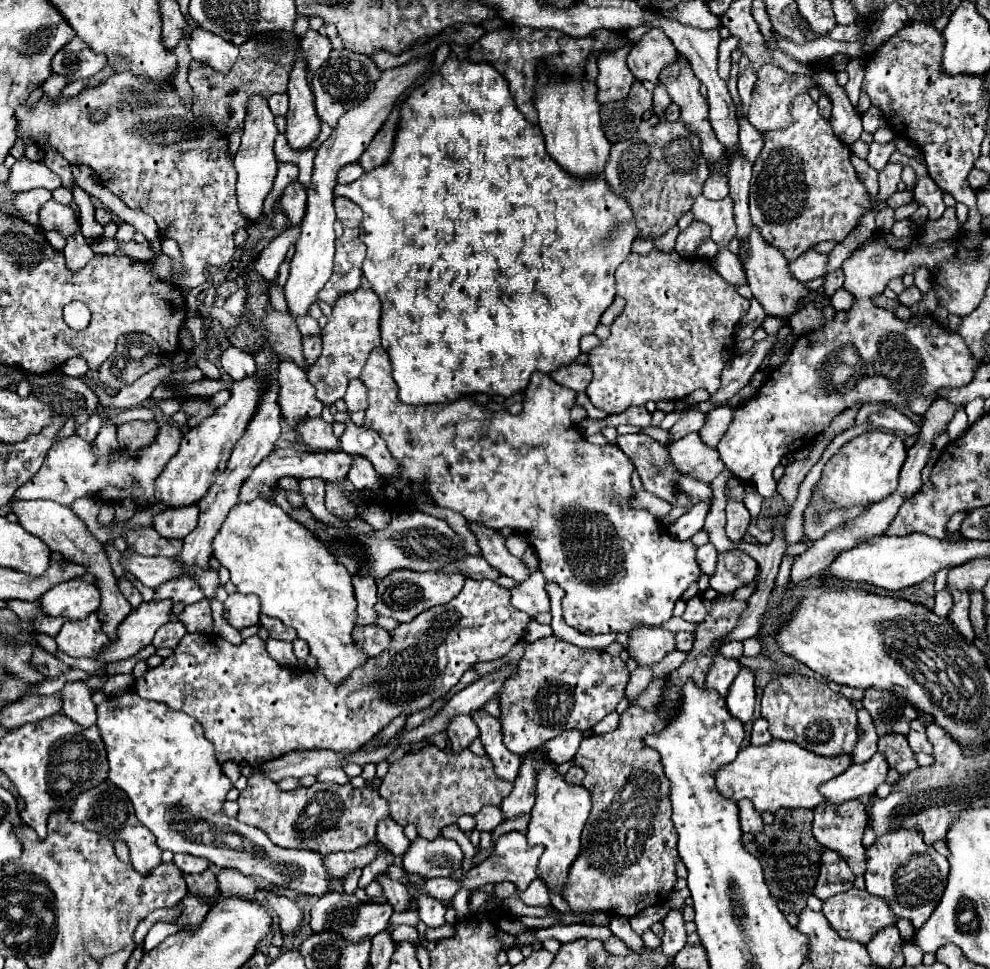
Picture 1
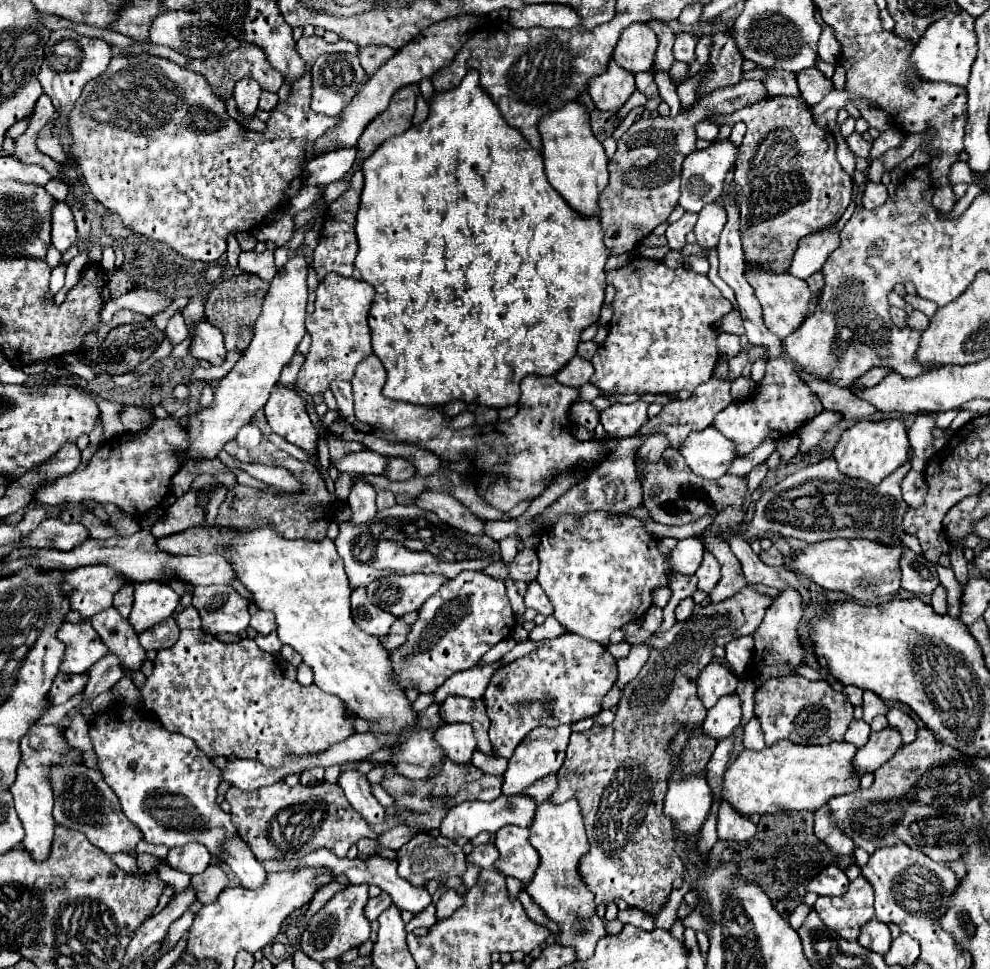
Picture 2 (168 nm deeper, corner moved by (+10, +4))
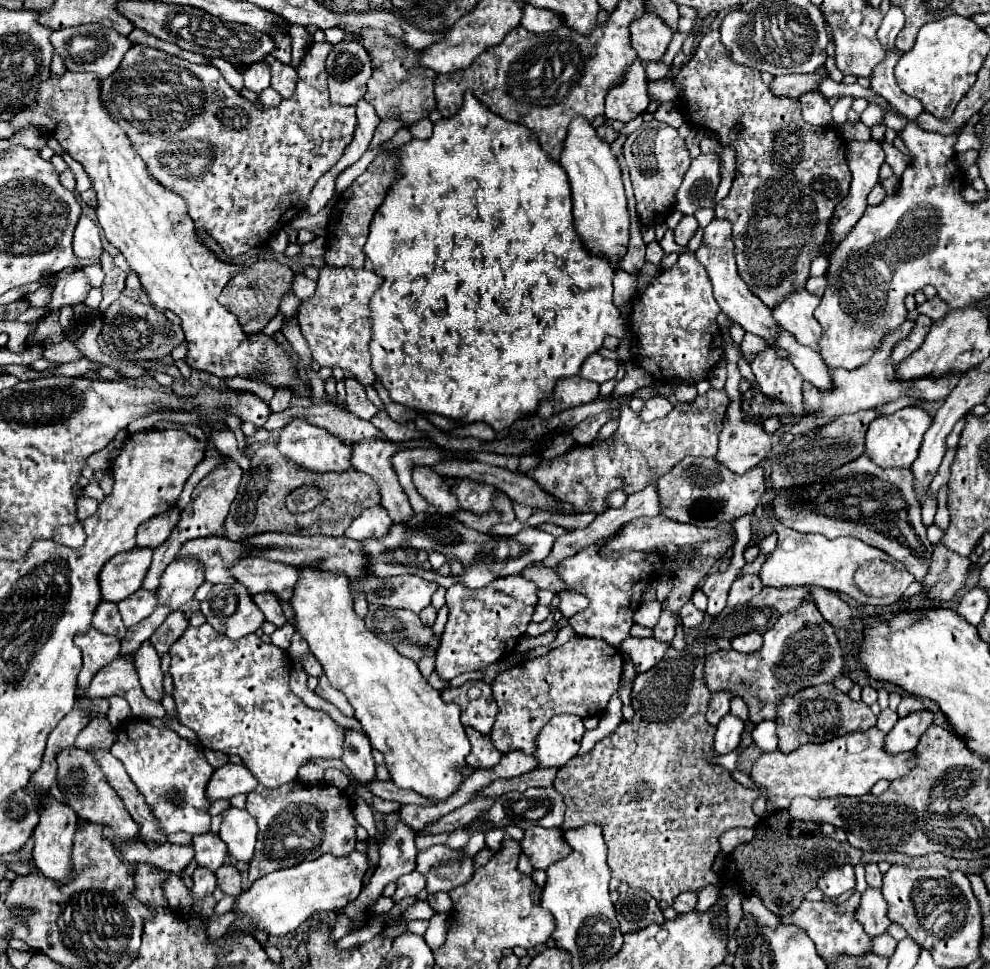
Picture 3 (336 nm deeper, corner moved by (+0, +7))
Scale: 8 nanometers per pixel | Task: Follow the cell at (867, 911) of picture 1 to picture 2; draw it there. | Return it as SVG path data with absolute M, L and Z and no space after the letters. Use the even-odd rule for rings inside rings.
M859 876L849 882L849 890L843 896L821 896L813 910L829 930L845 940L857 940L861 926L873 918L873 888L863 876Z

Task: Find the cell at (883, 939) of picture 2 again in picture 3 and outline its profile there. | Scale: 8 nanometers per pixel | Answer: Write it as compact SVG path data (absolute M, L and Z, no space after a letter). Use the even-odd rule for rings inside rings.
M871 887L861 895L861 905L855 911L855 917L863 925L867 935L873 935L873 937L887 933L887 929L891 925L891 921L887 917L887 903L885 903L881 891L871 889Z

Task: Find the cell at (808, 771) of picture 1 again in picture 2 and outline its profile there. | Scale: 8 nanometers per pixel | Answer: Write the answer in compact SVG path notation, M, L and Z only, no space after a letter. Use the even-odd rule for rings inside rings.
M777 742L761 752L743 750L727 768L723 780L725 800L743 814L773 814L779 810L817 810L839 794L859 788L861 772L853 766L857 748L849 742L831 742L825 746L799 746Z

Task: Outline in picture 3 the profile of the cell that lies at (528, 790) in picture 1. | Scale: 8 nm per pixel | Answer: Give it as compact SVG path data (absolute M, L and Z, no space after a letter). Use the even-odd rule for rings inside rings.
M555 715L539 733L533 753L537 767L563 767L579 751L585 733L583 719L577 715Z

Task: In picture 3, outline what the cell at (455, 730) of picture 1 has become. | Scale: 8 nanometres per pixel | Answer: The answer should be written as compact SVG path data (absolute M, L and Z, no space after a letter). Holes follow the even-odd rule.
M465 727L465 733L471 741L471 753L467 755L467 765L475 767L475 769L491 769L499 763L501 753L493 747L491 739L479 731L475 731L473 727Z

